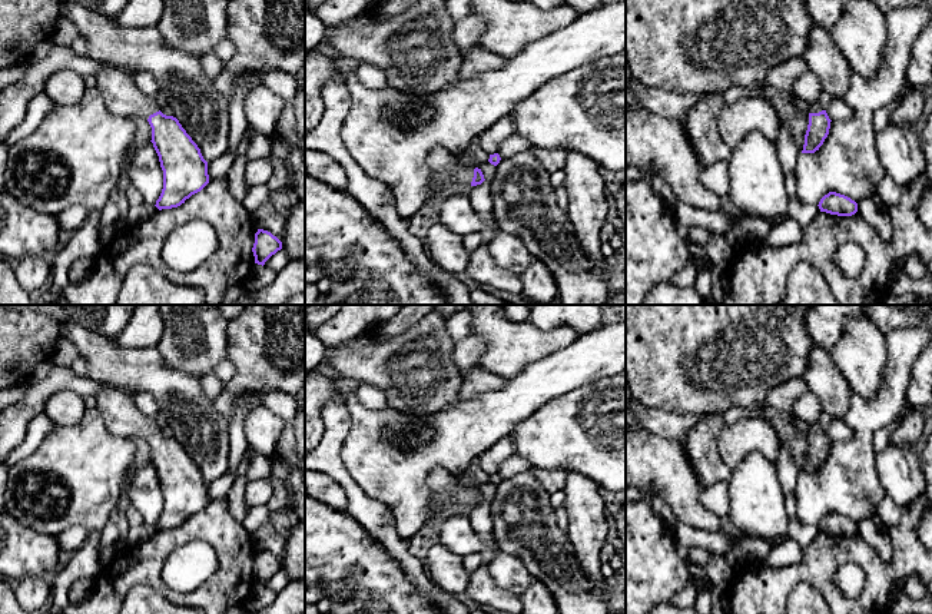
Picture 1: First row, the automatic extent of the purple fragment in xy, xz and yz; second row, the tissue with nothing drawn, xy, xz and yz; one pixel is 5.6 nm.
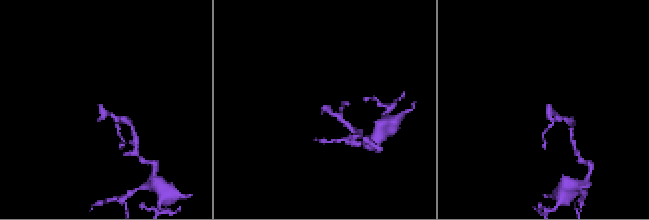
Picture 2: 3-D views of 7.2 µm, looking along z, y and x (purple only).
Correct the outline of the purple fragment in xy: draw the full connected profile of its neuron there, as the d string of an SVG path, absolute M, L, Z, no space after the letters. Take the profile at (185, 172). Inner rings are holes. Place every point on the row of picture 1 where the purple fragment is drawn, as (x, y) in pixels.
M107 66L94 82L107 112L149 122L150 142L163 170L163 189L155 205L159 210L180 206L209 183L208 162L198 145L176 117L163 114L156 102L137 89L133 76Z

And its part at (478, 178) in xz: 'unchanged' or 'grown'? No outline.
grown

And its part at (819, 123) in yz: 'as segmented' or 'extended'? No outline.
extended

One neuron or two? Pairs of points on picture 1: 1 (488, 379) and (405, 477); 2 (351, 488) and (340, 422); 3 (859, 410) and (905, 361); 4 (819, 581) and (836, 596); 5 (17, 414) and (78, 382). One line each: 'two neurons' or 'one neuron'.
1: two neurons
2: one neuron
3: one neuron
4: one neuron
5: one neuron

